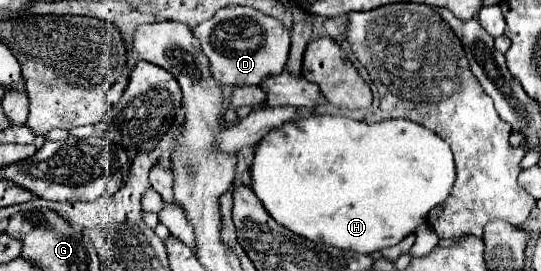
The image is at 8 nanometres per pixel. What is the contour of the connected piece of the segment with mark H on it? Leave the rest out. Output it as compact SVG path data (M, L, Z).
M341 115L297 117L269 131L257 143L251 163L251 189L277 223L305 239L367 255L413 233L427 211L449 195L453 179L455 163L447 143L437 133L407 119L365 123Z

